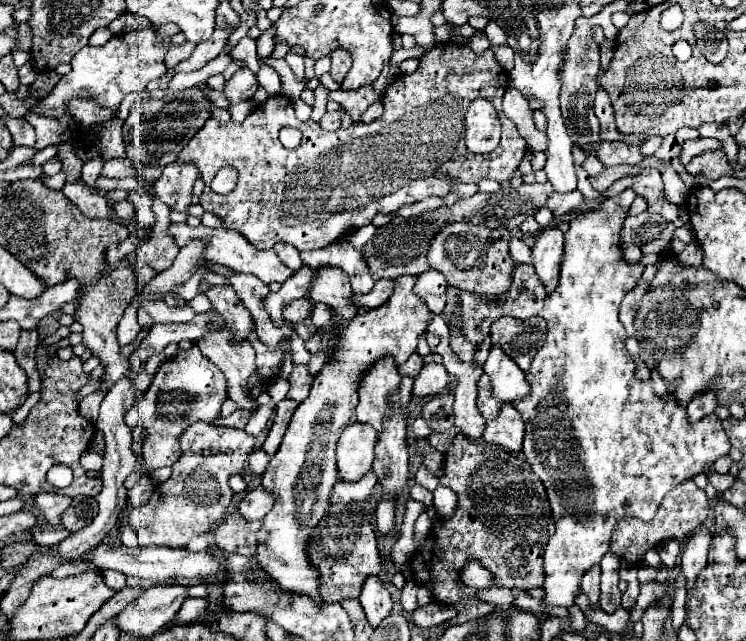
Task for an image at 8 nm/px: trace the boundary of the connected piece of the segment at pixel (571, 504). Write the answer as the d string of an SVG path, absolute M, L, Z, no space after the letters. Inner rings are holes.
M628 188L618 196L602 200L596 210L570 222L564 242L560 282L544 300L540 312L548 322L546 340L536 352L530 372L526 372L532 390L528 398L512 402L526 424L522 454L548 492L556 524L556 532L548 540L544 552L546 580L542 586L542 602L548 606L574 606L580 592L580 578L610 550L610 536L618 520L632 516L638 516L644 522L652 520L662 498L672 488L686 478L712 468L720 456L730 452L728 434L724 434L722 422L714 414L690 424L684 406L678 406L670 394L658 398L650 382L644 384L634 376L636 362L624 348L626 330L618 320L622 298L636 286L644 270L642 264L624 262L620 252L618 234L634 198L636 192Z

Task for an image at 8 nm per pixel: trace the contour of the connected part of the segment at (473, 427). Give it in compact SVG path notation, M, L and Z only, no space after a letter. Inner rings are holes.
M440 338L434 354L442 354L444 368L450 374L458 376L458 384L454 388L454 426L460 428L466 438L478 440L486 424L480 410L476 408L476 382L482 376L482 370L476 370L472 362L460 364L460 358L450 350L448 338Z

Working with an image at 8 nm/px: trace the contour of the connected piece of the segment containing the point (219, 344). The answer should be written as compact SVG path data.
M224 326L224 330L210 330L204 334L196 346L224 372L228 382L228 398L234 400L238 408L258 408L258 404L252 402L244 390L250 376L254 374L254 348L250 342L244 340L238 344L236 338L232 338L232 330Z

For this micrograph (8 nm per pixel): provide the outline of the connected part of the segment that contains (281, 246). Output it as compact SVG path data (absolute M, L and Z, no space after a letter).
M278 242L274 246L278 258L290 268L290 270L298 270L302 266L302 260L300 260L300 250L294 248L292 244L286 244L286 242Z

